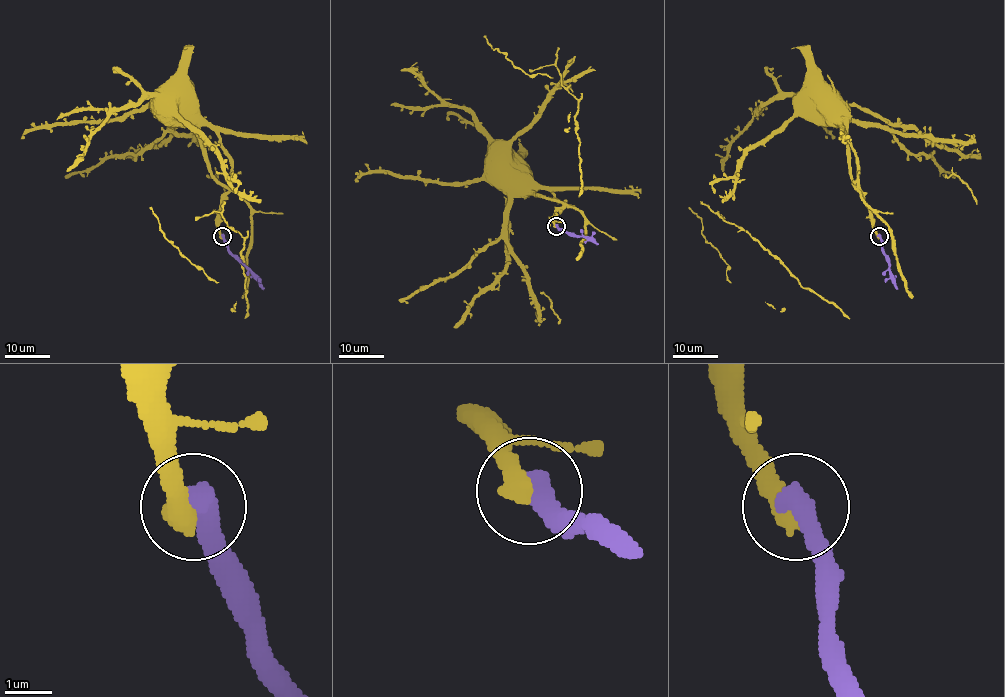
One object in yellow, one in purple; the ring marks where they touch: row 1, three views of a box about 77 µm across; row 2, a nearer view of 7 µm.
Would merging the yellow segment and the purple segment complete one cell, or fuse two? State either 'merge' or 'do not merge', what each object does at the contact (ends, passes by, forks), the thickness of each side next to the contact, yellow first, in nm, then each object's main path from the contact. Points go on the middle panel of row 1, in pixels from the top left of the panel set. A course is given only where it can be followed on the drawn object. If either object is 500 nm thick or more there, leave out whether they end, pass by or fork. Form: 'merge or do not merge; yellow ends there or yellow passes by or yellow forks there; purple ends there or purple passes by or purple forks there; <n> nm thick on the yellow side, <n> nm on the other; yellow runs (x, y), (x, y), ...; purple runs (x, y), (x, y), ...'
merge; 550 nm thick on the yellow side, 550 nm on the other; yellow runs (555, 226), (553, 216), (566, 205), (533, 178), (528, 167), (512, 153); purple runs (555, 226), (598, 243)

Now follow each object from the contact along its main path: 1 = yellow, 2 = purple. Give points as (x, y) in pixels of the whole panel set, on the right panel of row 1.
1: (879, 236), (873, 226), (872, 212), (859, 190), (858, 158), (850, 139), (806, 88)
2: (879, 236), (890, 280), (896, 289)

